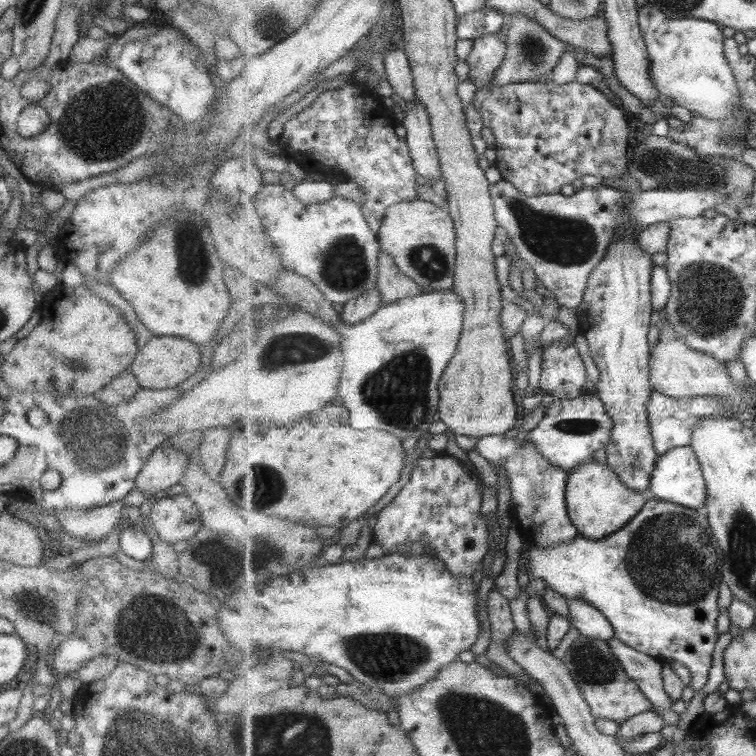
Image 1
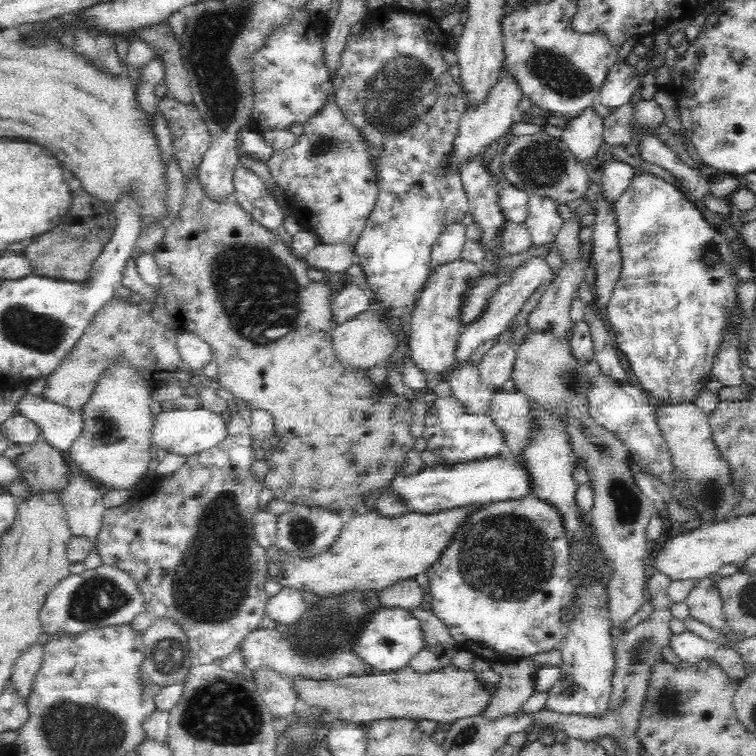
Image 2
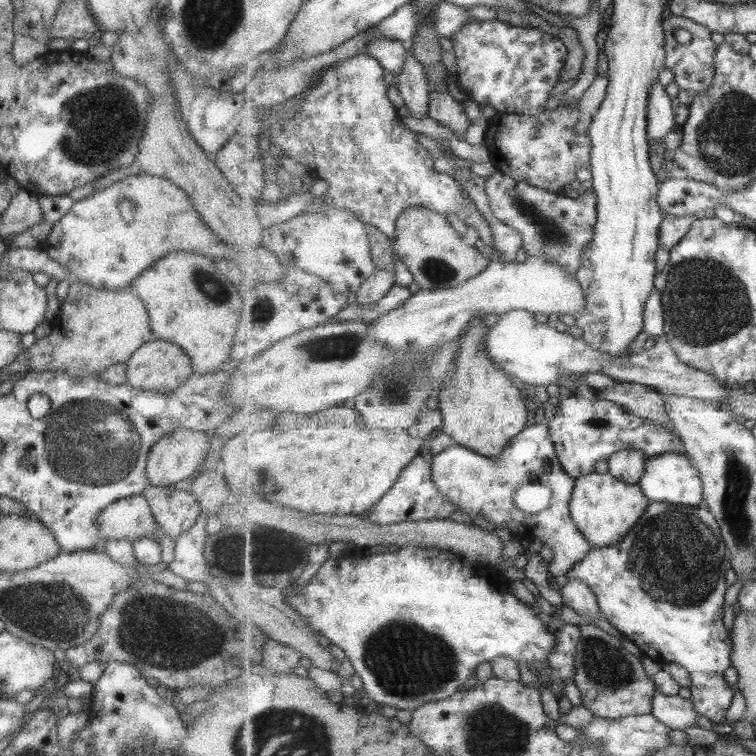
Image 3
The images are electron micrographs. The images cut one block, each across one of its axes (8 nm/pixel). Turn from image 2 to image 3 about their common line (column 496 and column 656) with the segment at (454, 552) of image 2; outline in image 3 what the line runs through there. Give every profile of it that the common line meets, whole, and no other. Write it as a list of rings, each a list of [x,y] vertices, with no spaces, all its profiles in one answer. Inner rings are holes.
[[[654,502],[649,505],[646,513],[642,514],[642,517],[637,522],[636,526],[633,526],[633,530],[627,533],[619,544],[613,546],[595,547],[583,557],[581,562],[574,564],[574,567],[570,568],[569,574],[565,575],[570,580],[576,578],[581,582],[586,582],[591,590],[597,595],[598,603],[602,616],[614,626],[614,628],[633,642],[641,652],[647,657],[660,656],[668,663],[675,662],[684,666],[692,674],[692,687],[690,688],[692,694],[692,702],[695,705],[696,711],[704,715],[709,721],[718,728],[726,728],[727,710],[730,709],[732,702],[734,701],[733,686],[729,687],[725,678],[723,678],[723,672],[732,666],[731,653],[734,649],[734,639],[732,638],[731,631],[725,628],[723,624],[723,616],[725,616],[725,592],[727,592],[726,574],[729,567],[729,552],[726,548],[726,542],[723,540],[721,534],[721,527],[719,527],[716,516],[708,510],[701,509],[697,506],[689,505],[672,505],[668,502]]]

